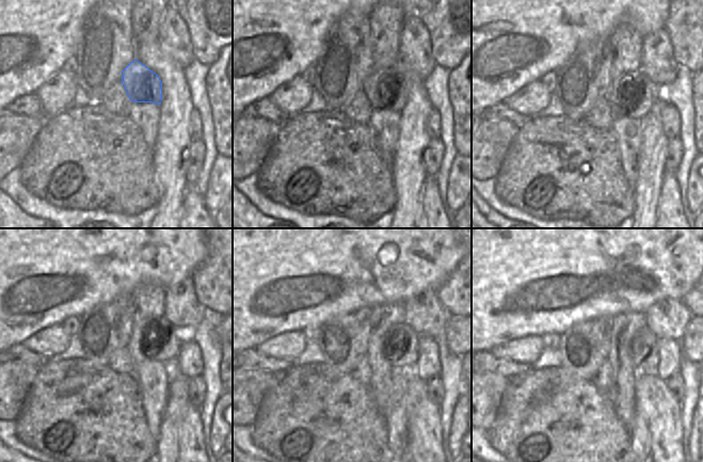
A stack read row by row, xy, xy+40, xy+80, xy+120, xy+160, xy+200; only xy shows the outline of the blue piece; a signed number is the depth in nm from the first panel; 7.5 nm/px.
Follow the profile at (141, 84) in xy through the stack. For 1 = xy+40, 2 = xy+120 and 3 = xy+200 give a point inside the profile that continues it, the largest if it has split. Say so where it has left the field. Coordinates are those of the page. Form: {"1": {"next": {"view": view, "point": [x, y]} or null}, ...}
{"1": {"next": {"view": "xy+40", "point": [382, 88]}}, "2": {"next": {"view": "xy+120", "point": [168, 352]}}, "3": {"next": {"view": "xy+200", "point": [645, 355]}}}

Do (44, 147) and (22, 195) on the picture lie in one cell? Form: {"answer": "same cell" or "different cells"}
{"answer": "different cells"}

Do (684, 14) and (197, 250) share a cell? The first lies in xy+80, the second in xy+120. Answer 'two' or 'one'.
two

